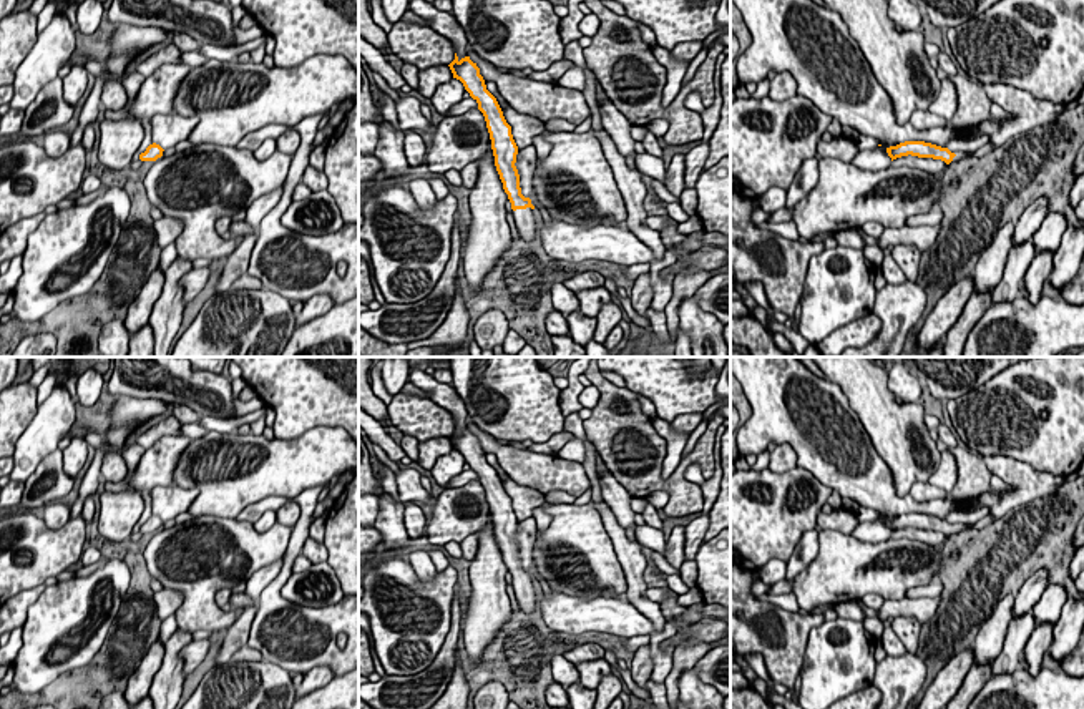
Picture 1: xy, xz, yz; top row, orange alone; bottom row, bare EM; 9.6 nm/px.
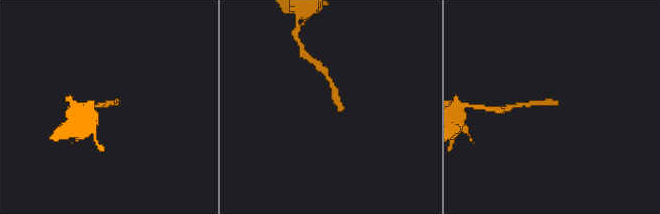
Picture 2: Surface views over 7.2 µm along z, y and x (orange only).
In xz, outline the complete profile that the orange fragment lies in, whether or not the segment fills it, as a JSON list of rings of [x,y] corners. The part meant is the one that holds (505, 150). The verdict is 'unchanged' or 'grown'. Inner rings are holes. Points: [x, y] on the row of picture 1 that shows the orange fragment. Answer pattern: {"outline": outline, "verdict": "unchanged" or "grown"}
{"outline": [[[455,53],[455,60],[448,66],[453,78],[463,83],[465,90],[478,103],[478,110],[485,116],[495,166],[511,203],[515,226],[520,237],[531,242],[536,237],[536,209],[531,204],[531,199],[521,194],[520,174],[515,166],[518,146],[513,139],[511,126],[506,123],[496,98],[486,90],[480,68],[470,56],[460,60]]], "verdict": "grown"}

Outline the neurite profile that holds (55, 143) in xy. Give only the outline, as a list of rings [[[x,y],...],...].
[[[53,130],[42,138],[42,146],[48,156],[58,158],[68,151],[70,134],[61,130]]]

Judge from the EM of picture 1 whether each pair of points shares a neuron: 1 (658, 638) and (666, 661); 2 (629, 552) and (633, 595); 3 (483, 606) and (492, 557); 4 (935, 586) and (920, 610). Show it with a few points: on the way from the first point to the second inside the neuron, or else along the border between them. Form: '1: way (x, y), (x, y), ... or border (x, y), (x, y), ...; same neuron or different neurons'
1: way (658, 643), (661, 656); same neuron
2: way (633, 562), (633, 585); same neuron
3: way (488, 595), (488, 568); same neuron
4: border (938, 595), (905, 598); different neurons

